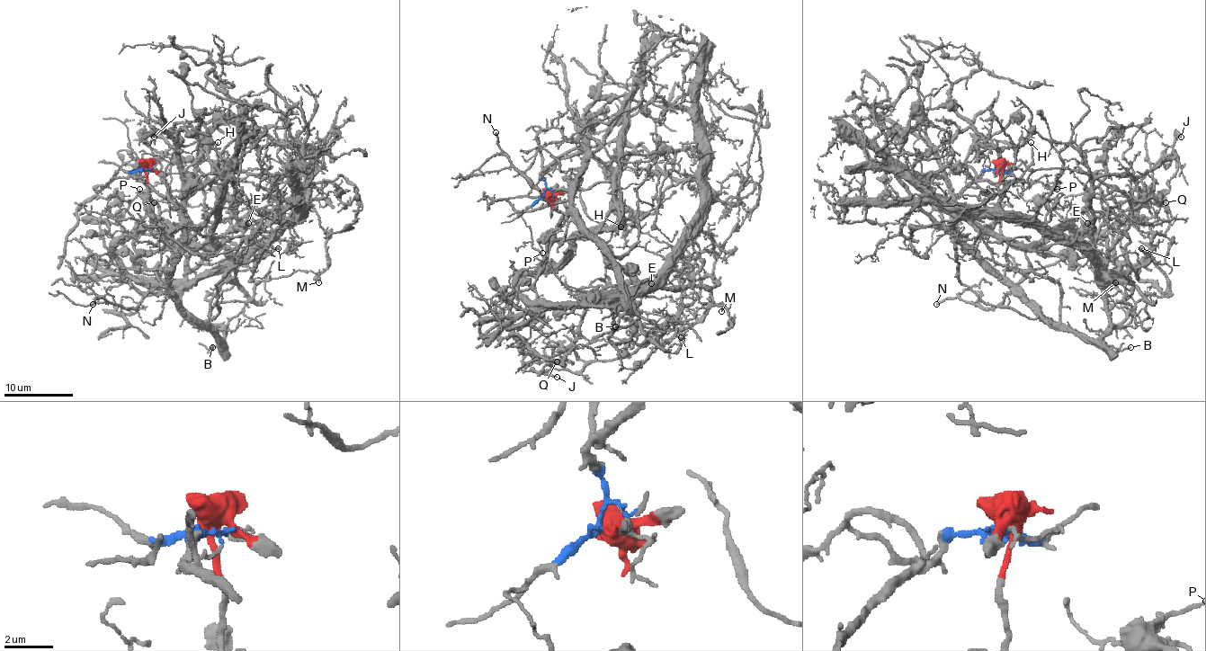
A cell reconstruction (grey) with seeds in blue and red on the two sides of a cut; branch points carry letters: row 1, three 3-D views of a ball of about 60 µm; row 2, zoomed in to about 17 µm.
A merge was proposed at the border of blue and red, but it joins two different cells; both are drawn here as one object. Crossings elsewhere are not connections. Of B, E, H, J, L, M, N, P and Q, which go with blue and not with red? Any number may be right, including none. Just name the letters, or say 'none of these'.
B, H, M, N

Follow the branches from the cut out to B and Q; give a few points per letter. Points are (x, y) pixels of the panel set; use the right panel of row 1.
B: (1000, 168), (986, 170), (953, 200), (957, 235), (1051, 323), (1096, 343), (1121, 351), (1131, 347)
Q: (1000, 168), (1000, 208), (986, 228), (1048, 254), (1085, 255), (1113, 223), (1152, 218), (1162, 192), (1165, 202)

